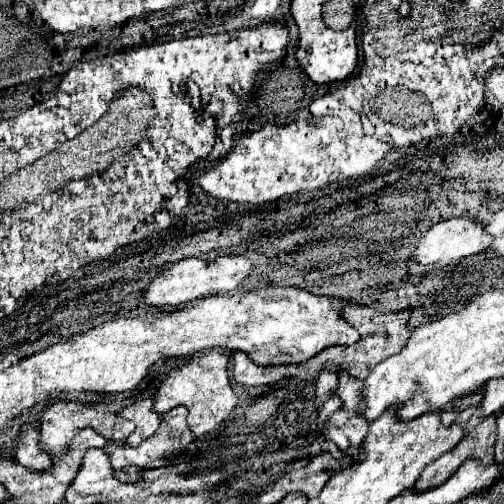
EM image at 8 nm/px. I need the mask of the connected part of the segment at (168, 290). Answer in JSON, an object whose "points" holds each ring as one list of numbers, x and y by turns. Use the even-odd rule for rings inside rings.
{"points":[[220,256,214,262,206,262,200,258,184,258,176,264,172,264,166,272,146,288,146,304,150,306,180,306,184,302,198,300,208,294,220,294,220,292,230,292,236,290,244,278,250,276,254,264,246,256]]}

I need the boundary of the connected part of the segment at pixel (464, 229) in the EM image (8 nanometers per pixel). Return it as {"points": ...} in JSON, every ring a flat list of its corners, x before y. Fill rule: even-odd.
{"points":[[450,218,434,224,414,250,418,264,436,264,440,260,458,260,486,252,492,236,484,232,484,224,470,218]]}

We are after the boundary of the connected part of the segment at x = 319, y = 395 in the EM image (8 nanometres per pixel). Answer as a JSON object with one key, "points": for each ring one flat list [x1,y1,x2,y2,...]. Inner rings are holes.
{"points":[[322,372,318,374,316,380,316,400,318,402,326,402,328,398,332,398,332,390,338,386,338,376,334,372]]}

